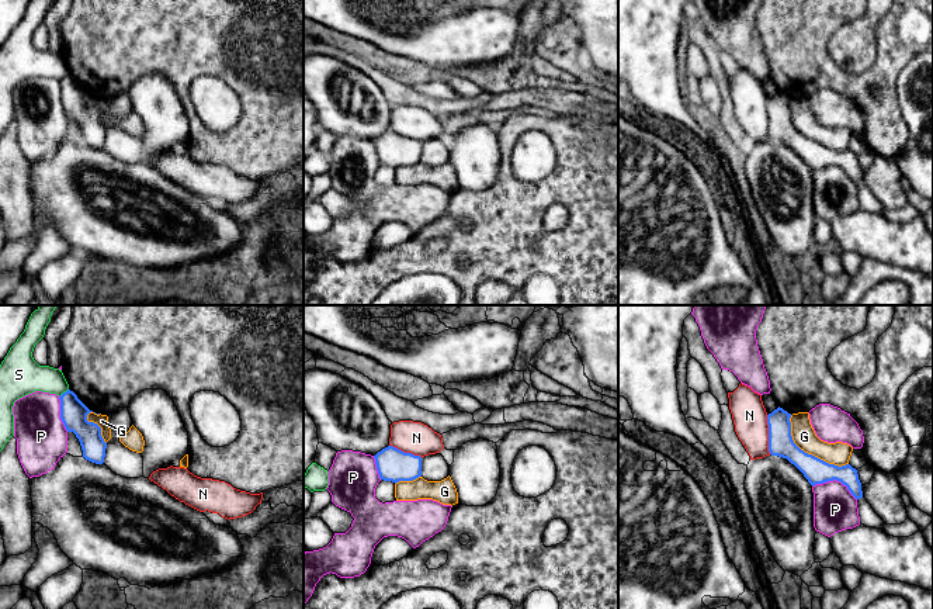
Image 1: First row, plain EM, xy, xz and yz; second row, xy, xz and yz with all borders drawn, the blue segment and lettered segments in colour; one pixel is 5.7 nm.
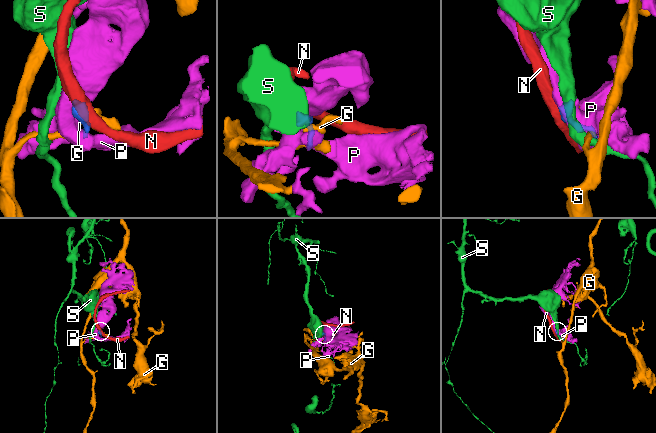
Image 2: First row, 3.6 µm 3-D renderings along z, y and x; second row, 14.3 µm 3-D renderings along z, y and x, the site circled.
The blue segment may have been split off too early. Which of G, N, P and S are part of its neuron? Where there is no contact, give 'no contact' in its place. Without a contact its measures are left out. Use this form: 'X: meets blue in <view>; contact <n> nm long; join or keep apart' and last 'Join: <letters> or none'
G: meets blue in yz; contact 440 nm long; keep apart
N: meets blue in yz; contact 220 nm long; keep apart
P: meets blue in yz; contact 260 nm long; keep apart
S: meets blue in xy; contact 80 nm long; keep apart
Join: none

